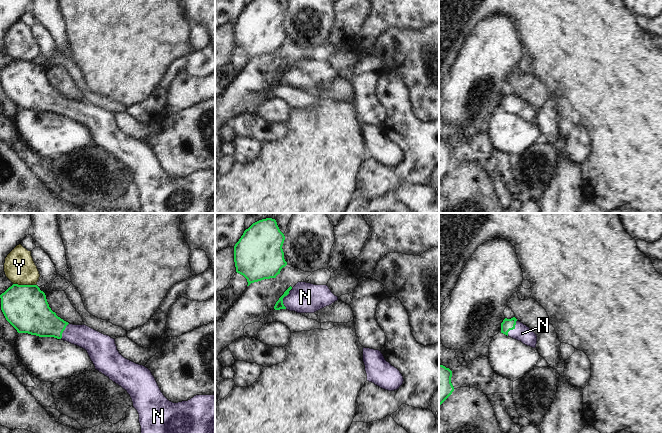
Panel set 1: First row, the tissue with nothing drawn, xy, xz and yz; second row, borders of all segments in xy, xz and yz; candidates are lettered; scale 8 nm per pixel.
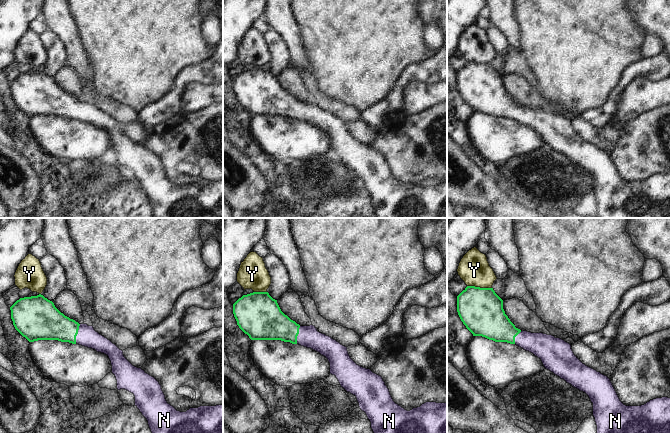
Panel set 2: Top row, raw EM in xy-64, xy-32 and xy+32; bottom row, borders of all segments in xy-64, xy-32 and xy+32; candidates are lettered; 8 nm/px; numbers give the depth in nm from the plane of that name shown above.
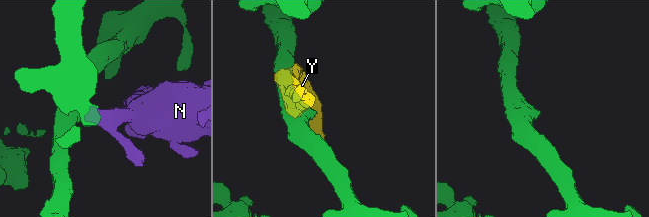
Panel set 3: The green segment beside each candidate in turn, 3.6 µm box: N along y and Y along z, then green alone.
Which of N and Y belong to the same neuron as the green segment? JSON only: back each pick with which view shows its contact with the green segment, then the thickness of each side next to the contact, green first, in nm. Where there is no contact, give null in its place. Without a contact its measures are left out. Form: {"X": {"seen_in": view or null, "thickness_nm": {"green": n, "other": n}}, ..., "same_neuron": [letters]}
{"N": {"seen_in": "yz", "thickness_nm": {"green": 100, "other": 130}}, "same_neuron": ["N"]}

